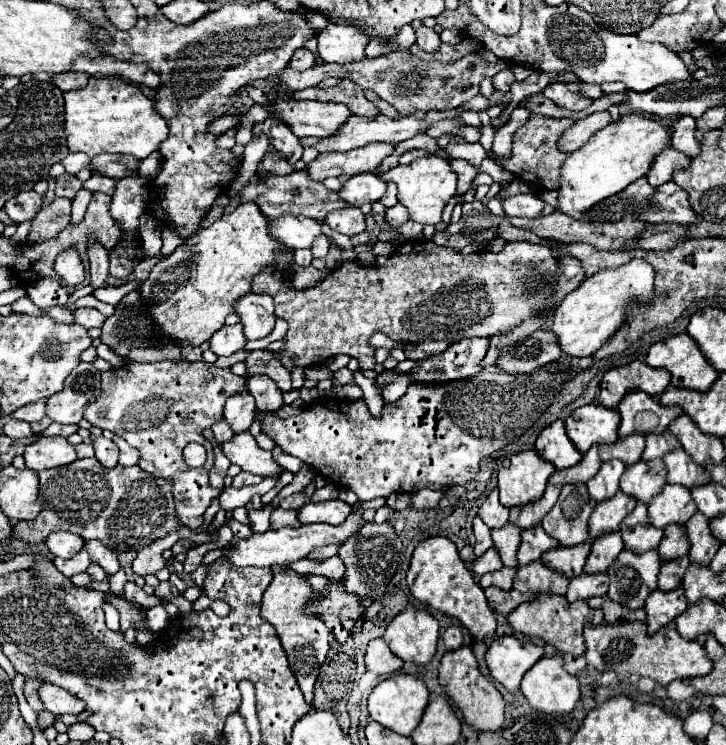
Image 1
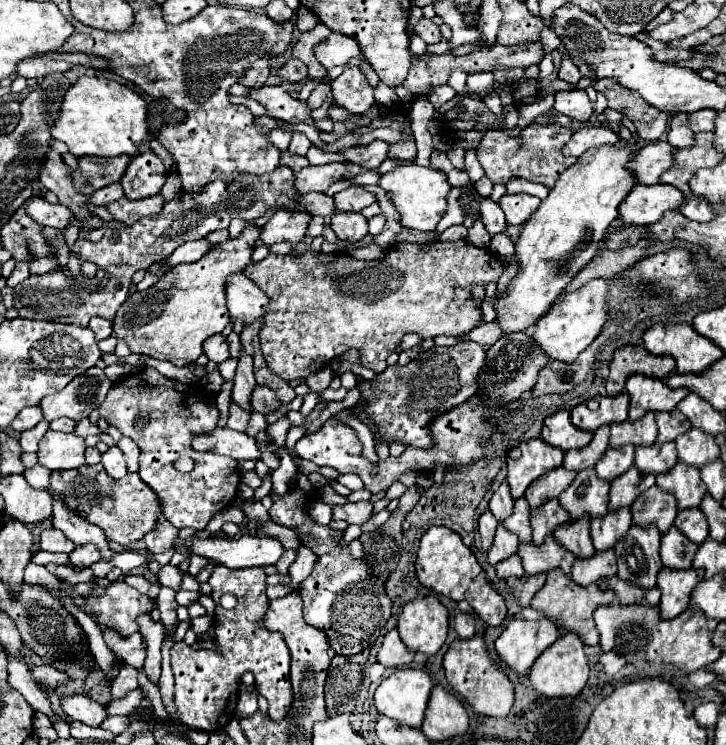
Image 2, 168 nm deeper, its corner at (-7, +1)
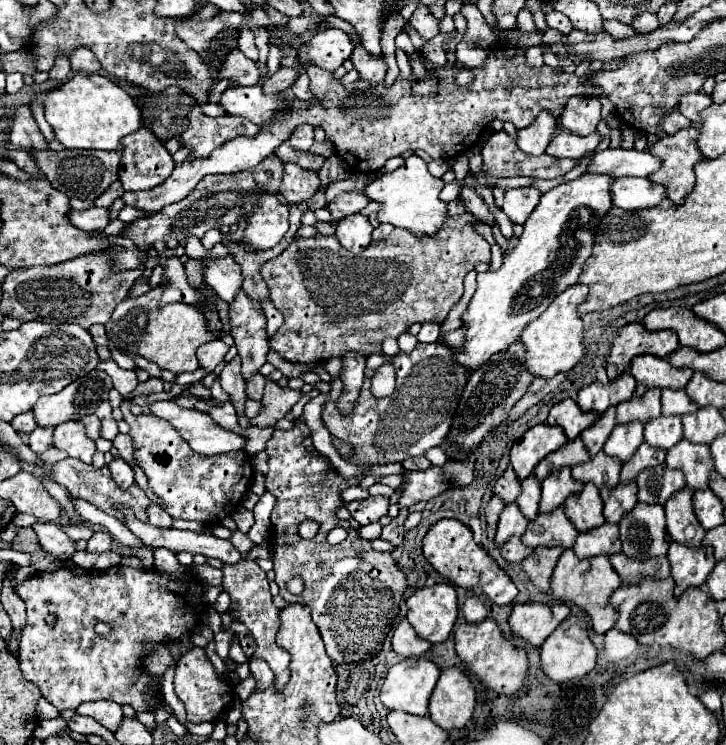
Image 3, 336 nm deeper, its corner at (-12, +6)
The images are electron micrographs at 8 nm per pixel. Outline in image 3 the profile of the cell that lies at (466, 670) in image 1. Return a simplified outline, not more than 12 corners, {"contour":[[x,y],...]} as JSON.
{"contour":[[494,619],[462,623],[456,653],[468,673],[516,695],[528,661]]}

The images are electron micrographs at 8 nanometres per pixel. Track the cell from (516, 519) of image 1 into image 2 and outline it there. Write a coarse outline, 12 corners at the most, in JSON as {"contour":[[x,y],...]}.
{"contour":[[563,466],[539,476],[527,490],[529,506],[557,498],[575,478]]}

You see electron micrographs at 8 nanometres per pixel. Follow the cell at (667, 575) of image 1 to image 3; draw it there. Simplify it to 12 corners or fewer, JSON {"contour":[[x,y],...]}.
{"contour":[[682,489],[666,505],[666,531],[674,543],[698,549],[706,531]]}

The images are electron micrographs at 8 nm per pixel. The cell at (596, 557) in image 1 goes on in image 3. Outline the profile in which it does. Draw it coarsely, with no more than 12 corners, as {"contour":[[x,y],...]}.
{"contour":[[636,483],[600,489],[604,517],[618,525],[634,509]]}

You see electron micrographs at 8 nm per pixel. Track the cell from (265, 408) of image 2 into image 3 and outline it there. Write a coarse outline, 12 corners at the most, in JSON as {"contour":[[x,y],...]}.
{"contour":[[260,373],[246,381],[246,393],[254,401],[264,395],[266,377]]}

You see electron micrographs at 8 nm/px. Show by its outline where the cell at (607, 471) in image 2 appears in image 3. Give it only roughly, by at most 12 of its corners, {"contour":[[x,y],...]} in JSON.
{"contour":[[616,425],[604,453],[628,461],[644,441],[644,425]]}

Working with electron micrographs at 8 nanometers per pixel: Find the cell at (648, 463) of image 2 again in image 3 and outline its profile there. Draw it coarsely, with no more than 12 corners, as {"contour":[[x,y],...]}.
{"contour":[[658,417],[644,425],[644,441],[672,449],[682,439],[680,417]]}

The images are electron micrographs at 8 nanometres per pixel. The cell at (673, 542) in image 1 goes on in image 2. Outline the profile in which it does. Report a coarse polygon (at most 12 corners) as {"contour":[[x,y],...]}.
{"contour":[[699,508],[679,510],[675,526],[693,542],[709,536]]}

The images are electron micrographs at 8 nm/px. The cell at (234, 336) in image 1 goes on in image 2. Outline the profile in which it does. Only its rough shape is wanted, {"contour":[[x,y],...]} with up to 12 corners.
{"contour":[[215,334],[203,342],[203,354],[221,364],[229,358],[227,338]]}

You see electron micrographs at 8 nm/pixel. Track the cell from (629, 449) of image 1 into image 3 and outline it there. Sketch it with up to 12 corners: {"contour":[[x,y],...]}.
{"contour":[[660,389],[616,407],[618,423],[660,417]]}

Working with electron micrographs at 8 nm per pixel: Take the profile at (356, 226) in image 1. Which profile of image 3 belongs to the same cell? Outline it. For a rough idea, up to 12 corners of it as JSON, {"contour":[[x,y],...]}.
{"contour":[[364,215],[336,223],[336,237],[352,253],[370,243]]}

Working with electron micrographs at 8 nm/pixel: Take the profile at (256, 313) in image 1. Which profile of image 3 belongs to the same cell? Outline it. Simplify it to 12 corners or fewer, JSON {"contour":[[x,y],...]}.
{"contour":[[204,259],[206,283],[228,303],[244,275],[232,259]]}

